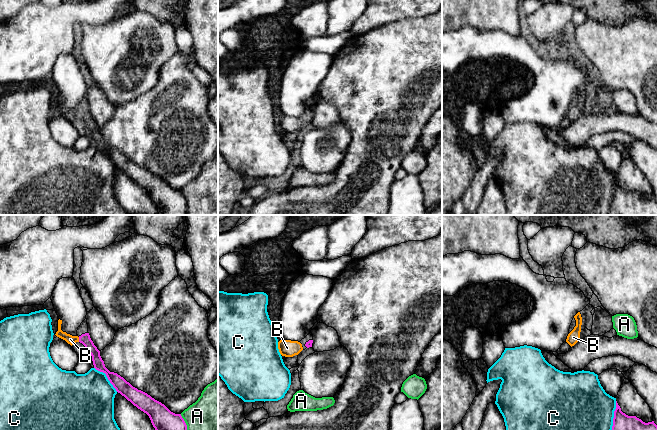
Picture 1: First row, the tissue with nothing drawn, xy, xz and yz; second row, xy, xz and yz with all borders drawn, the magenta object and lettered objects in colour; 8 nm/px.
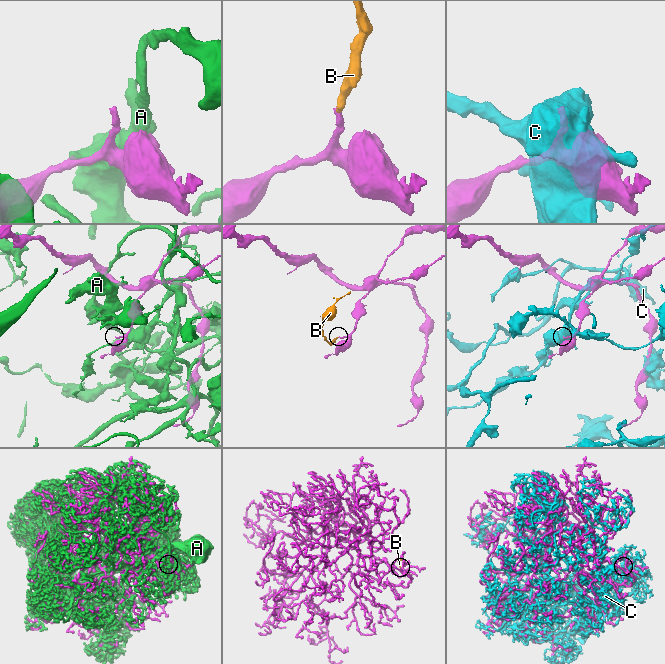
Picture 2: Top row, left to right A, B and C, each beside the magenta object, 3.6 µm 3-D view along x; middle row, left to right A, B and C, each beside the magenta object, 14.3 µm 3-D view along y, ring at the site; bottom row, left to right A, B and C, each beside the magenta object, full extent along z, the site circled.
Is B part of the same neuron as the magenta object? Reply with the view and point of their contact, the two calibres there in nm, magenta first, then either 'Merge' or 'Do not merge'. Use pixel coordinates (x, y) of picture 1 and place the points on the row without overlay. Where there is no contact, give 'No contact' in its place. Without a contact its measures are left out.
Touches magenta at xy (79, 115). Thickness 90 nm (magenta) against 70 nm. Merge

